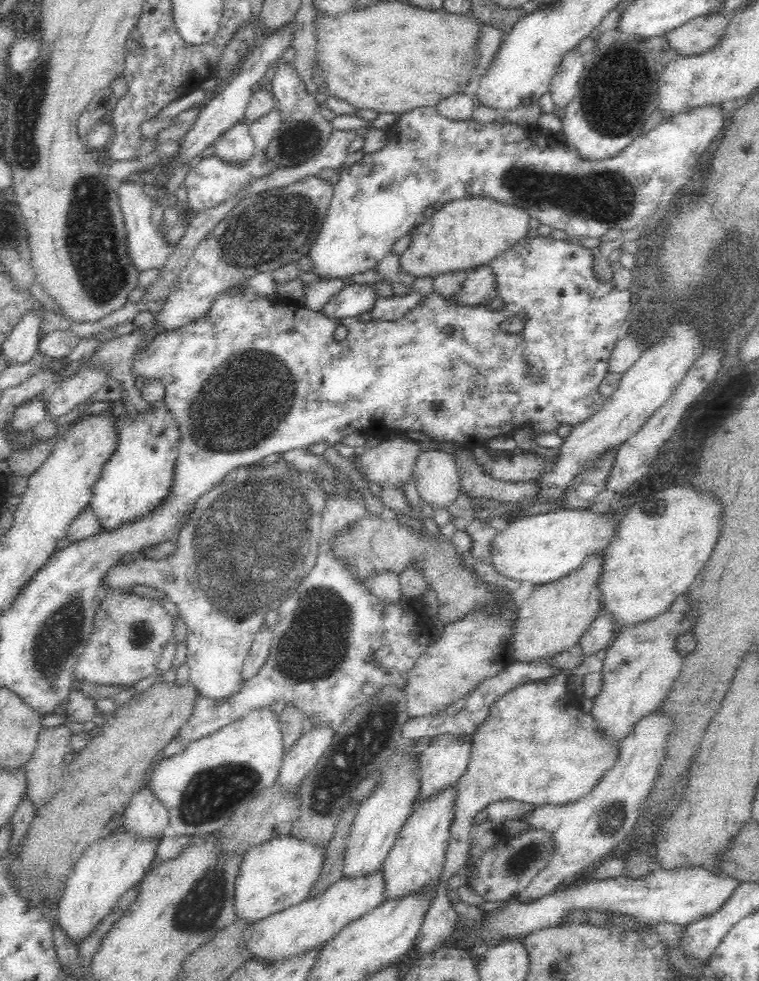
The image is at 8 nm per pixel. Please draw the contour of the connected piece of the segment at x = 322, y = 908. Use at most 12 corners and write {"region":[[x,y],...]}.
{"region":[[383,866],[260,919],[253,956],[331,941],[387,898]]}

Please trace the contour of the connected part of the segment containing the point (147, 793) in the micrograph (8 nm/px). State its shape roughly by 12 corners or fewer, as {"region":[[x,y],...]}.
{"region":[[152,786],[140,788],[121,813],[139,834],[169,831],[168,807]]}

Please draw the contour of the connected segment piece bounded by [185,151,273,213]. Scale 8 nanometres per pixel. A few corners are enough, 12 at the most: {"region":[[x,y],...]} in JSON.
{"region":[[256,152],[244,170],[214,155],[185,180],[191,213],[217,206],[273,167]]}

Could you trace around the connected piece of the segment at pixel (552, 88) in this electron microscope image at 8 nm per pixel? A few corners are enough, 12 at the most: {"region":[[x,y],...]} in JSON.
{"region":[[577,48],[564,57],[548,88],[565,108],[579,90],[587,56]]}

